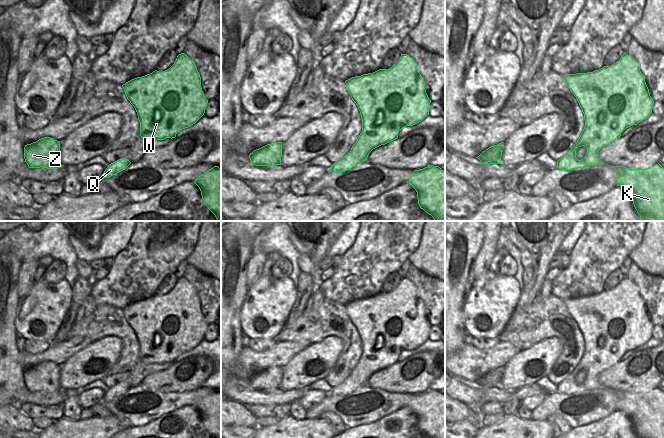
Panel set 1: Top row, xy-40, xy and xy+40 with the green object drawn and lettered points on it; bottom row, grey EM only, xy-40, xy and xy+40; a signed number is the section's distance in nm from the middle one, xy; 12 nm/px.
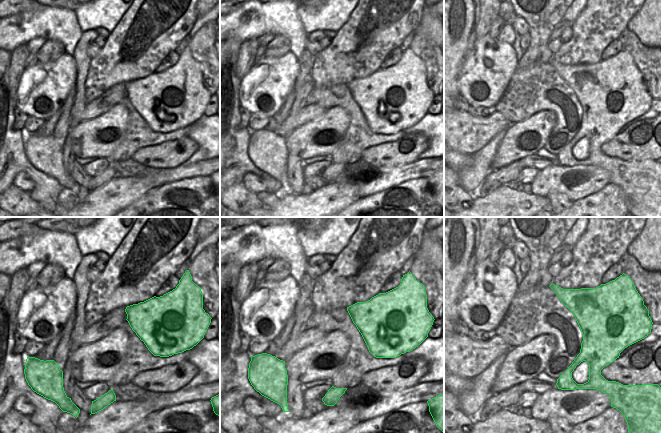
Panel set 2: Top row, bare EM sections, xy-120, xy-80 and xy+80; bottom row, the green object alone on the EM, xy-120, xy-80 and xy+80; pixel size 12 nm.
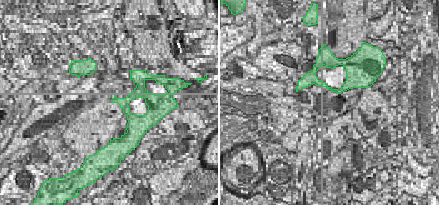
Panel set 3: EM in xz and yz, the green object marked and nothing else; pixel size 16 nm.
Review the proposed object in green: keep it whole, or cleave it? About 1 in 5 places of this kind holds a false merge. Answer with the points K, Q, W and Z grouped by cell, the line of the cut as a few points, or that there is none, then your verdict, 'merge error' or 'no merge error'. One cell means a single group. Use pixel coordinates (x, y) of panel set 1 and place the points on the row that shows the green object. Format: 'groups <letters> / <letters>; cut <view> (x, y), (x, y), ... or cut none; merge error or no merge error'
groups K Q W Z; cut none; no merge error

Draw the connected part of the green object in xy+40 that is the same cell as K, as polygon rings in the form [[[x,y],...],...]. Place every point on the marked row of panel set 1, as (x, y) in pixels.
[[[658,163],[647,169],[612,166],[617,173],[617,186],[626,189],[640,215],[640,221],[664,221],[664,168]]]

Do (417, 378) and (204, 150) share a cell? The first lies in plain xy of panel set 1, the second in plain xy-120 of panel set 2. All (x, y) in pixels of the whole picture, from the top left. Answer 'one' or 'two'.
two

